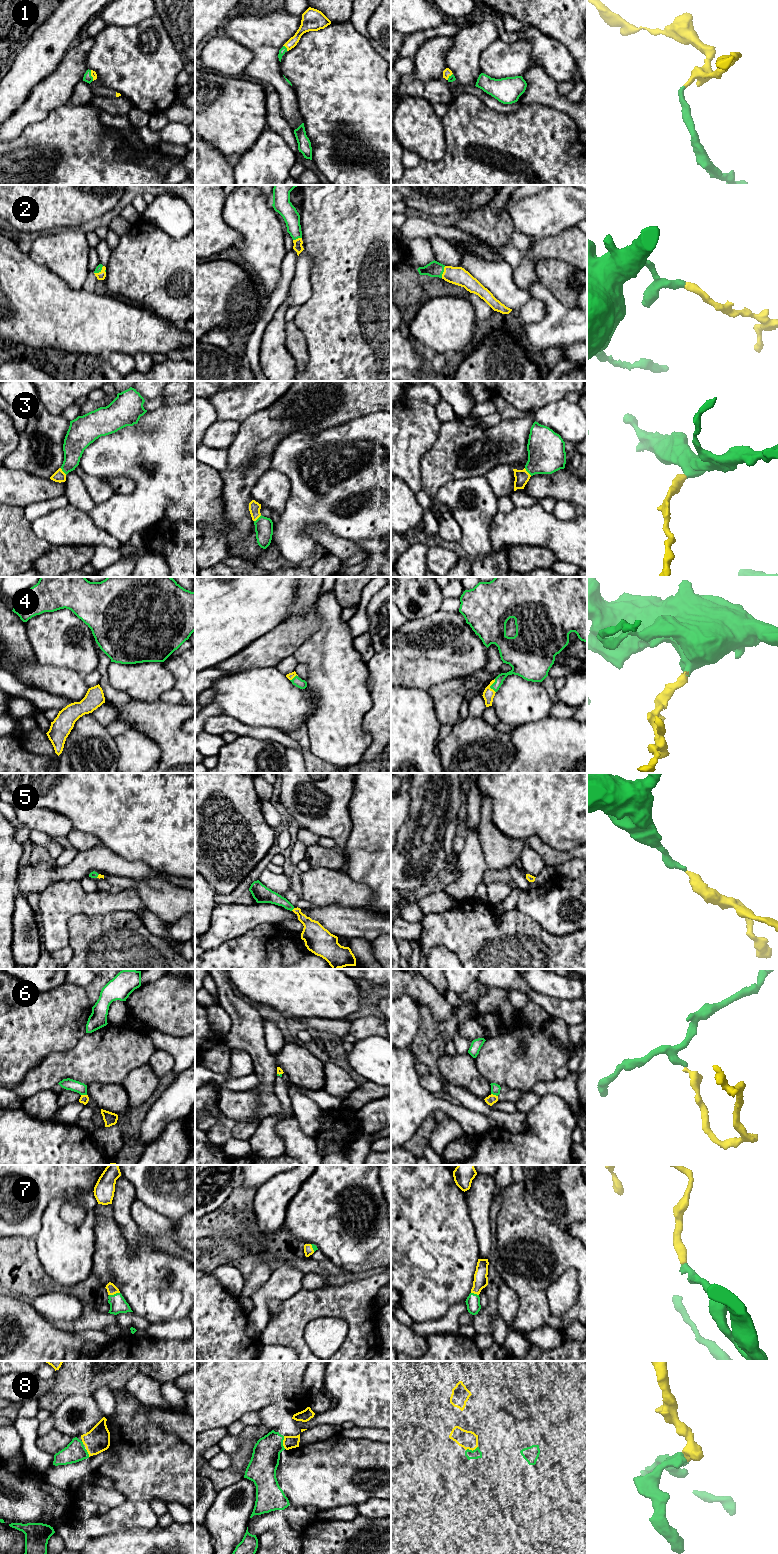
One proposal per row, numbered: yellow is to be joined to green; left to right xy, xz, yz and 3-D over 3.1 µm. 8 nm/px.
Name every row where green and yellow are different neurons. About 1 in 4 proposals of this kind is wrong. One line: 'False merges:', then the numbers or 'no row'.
False merges: 6

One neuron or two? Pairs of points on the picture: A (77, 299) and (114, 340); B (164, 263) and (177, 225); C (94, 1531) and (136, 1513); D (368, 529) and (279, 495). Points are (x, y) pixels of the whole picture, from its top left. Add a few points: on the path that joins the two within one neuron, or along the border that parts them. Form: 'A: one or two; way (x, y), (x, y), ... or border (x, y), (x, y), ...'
A: one; way (83, 309), (104, 330)
B: two; border (153, 225), (175, 239), (182, 239), (184, 237)
C: one; way (104, 1524), (126, 1515)
D: two; border (286, 475), (290, 495), (280, 514)

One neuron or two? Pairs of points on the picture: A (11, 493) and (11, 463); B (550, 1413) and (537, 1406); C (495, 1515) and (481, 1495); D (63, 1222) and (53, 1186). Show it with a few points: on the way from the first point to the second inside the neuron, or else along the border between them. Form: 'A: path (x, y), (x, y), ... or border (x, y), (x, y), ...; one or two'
A: border (10, 468), (34, 474); two
B: path (547, 1410), (540, 1406); one
C: path (492, 1510), (492, 1506), (486, 1500); one
D: border (79, 1190), (67, 1198), (52, 1199), (41, 1216); two

